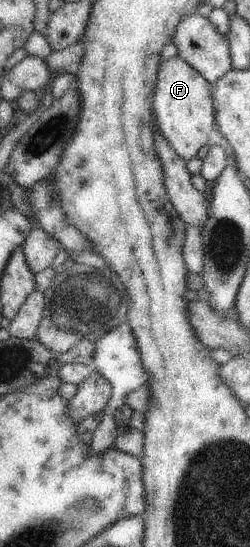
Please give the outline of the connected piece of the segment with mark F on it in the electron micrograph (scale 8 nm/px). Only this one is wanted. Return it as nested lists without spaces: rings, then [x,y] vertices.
[[[173,57],[160,65],[154,94],[154,122],[167,144],[188,161],[208,145],[209,134],[216,125],[212,102],[212,86],[186,60]]]

